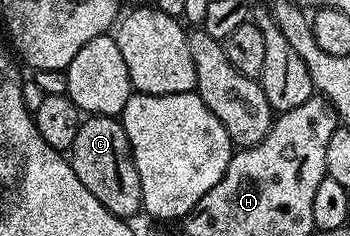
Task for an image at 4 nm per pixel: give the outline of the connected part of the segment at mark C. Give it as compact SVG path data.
M96 114L82 119L77 128L77 137L69 151L69 161L77 180L101 200L101 204L111 214L116 214L118 218L131 220L135 213L143 210L143 197L141 196L141 176L137 172L137 164L133 160L133 152L129 144L129 136L125 132L122 121L118 117L106 114Z

